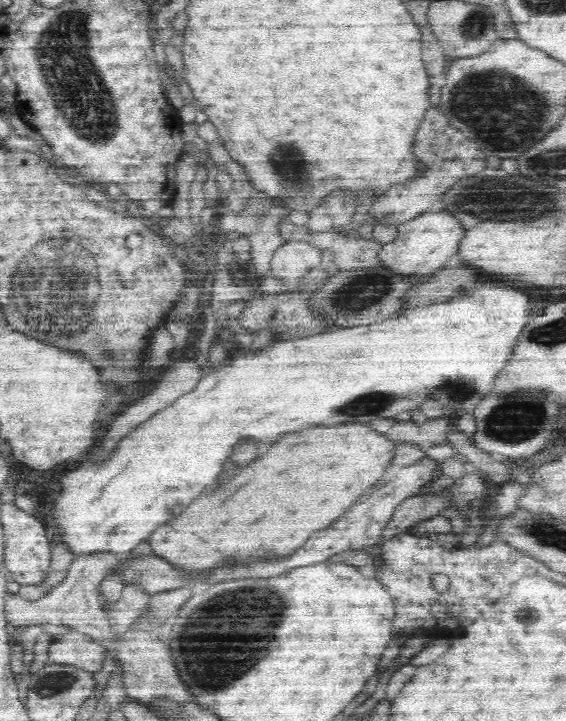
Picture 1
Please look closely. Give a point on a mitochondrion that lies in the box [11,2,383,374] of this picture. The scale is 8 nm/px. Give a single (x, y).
(62, 54)

